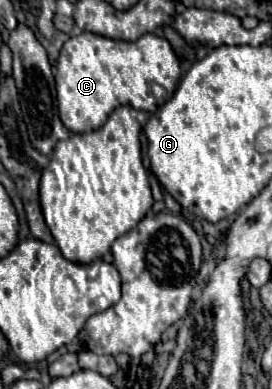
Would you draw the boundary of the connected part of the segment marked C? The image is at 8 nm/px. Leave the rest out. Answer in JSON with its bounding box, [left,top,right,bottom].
[56,33,180,133]

